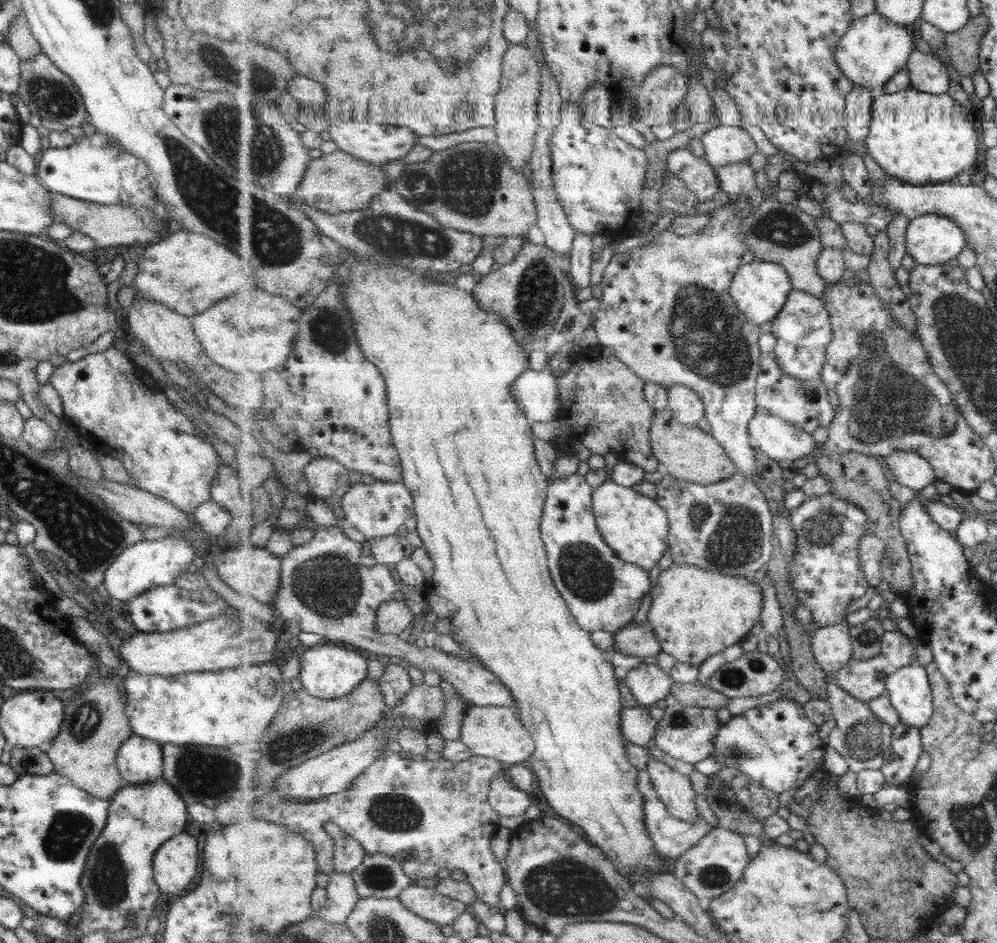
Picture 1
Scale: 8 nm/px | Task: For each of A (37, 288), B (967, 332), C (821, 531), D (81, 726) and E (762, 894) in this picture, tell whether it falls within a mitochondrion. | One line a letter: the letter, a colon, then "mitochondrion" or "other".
A: mitochondrion
B: mitochondrion
C: mitochondrion
D: mitochondrion
E: other

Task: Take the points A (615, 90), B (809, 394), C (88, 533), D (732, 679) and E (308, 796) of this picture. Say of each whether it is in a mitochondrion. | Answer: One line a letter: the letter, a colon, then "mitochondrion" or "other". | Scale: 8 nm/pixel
A: other
B: mitochondrion
C: mitochondrion
D: mitochondrion
E: other

